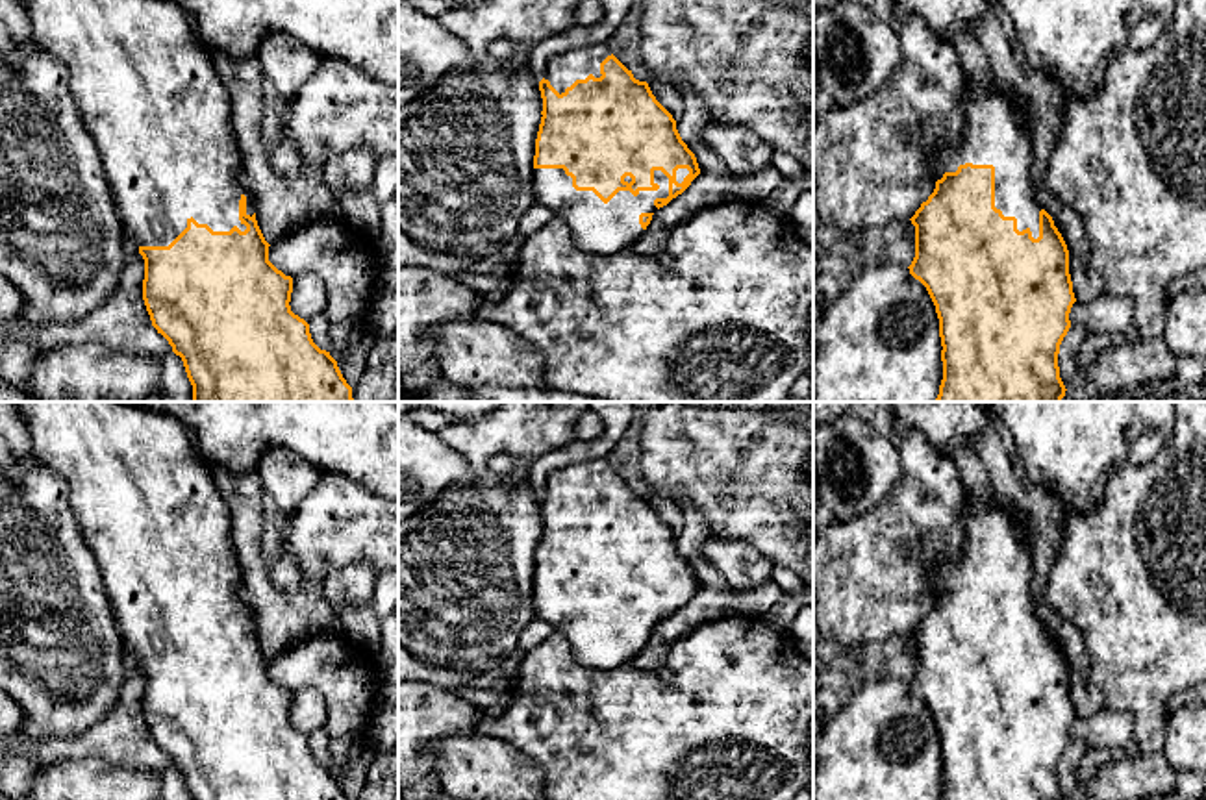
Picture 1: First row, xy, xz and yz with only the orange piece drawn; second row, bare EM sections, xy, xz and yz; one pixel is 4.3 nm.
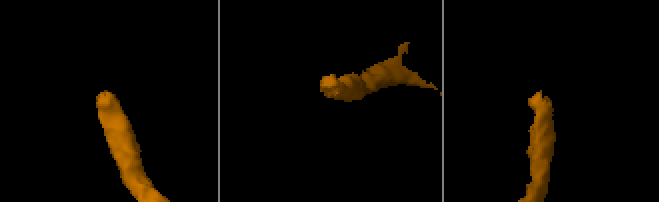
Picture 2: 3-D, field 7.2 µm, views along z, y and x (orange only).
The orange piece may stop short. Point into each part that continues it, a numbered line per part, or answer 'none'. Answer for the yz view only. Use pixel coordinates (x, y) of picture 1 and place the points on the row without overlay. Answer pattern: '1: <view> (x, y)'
1: yz (993, 549)

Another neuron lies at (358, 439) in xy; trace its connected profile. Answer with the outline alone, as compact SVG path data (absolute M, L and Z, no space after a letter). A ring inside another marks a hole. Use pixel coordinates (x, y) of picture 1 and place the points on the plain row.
M130 402L130 404L135 407L170 415L178 419L182 424L185 424L195 433L198 456L211 469L220 467L233 476L258 472L261 456L272 446L283 446L285 450L309 461L319 470L343 474L378 496L398 500L398 402Z

